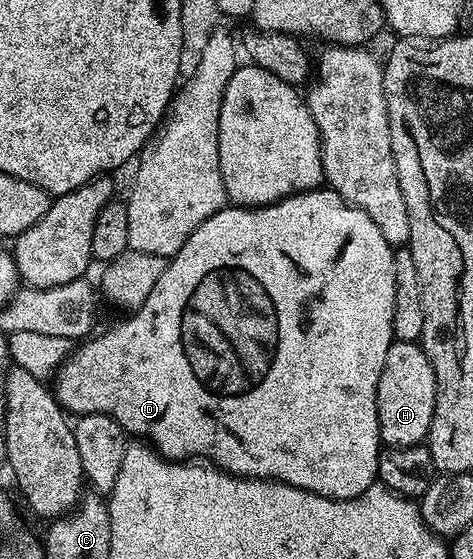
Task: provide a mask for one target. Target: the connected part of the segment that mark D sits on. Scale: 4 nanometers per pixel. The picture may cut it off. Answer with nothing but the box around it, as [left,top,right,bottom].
[55,186,395,500]

